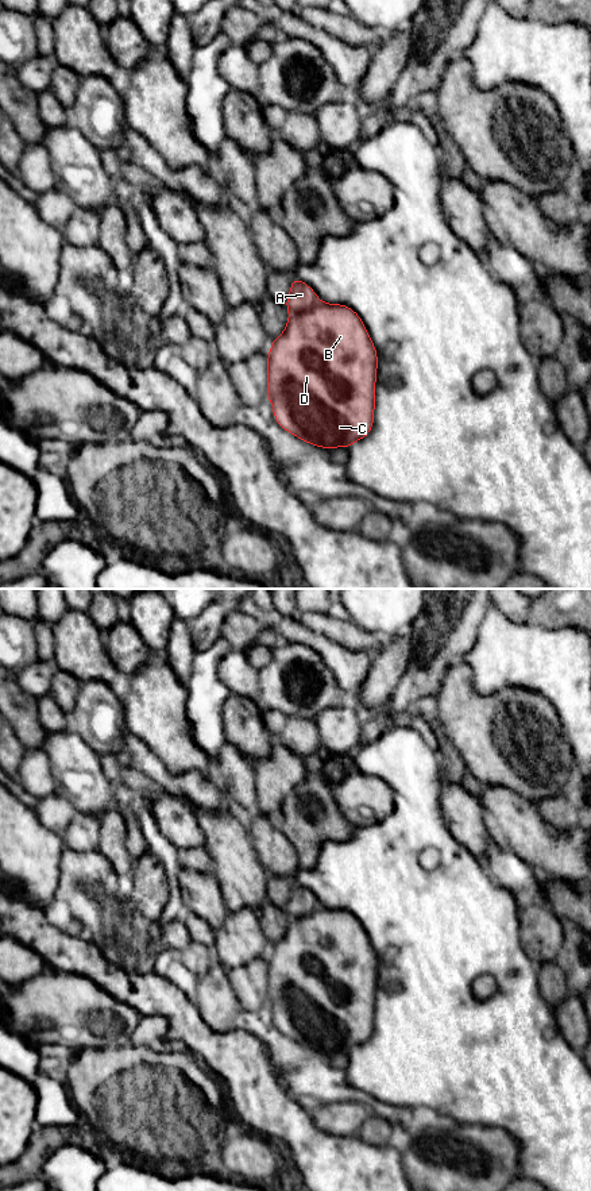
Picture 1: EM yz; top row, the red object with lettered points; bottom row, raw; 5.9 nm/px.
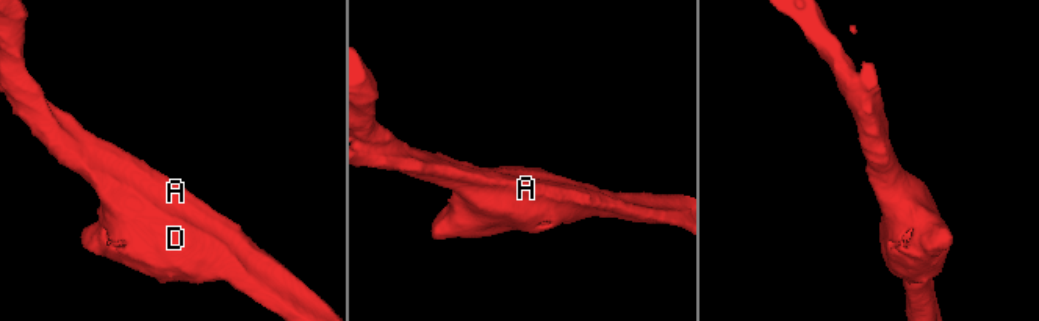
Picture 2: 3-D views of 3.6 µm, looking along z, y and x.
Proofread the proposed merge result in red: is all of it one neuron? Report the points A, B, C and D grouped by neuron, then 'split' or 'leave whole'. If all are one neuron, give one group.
groups A / B C D; split

